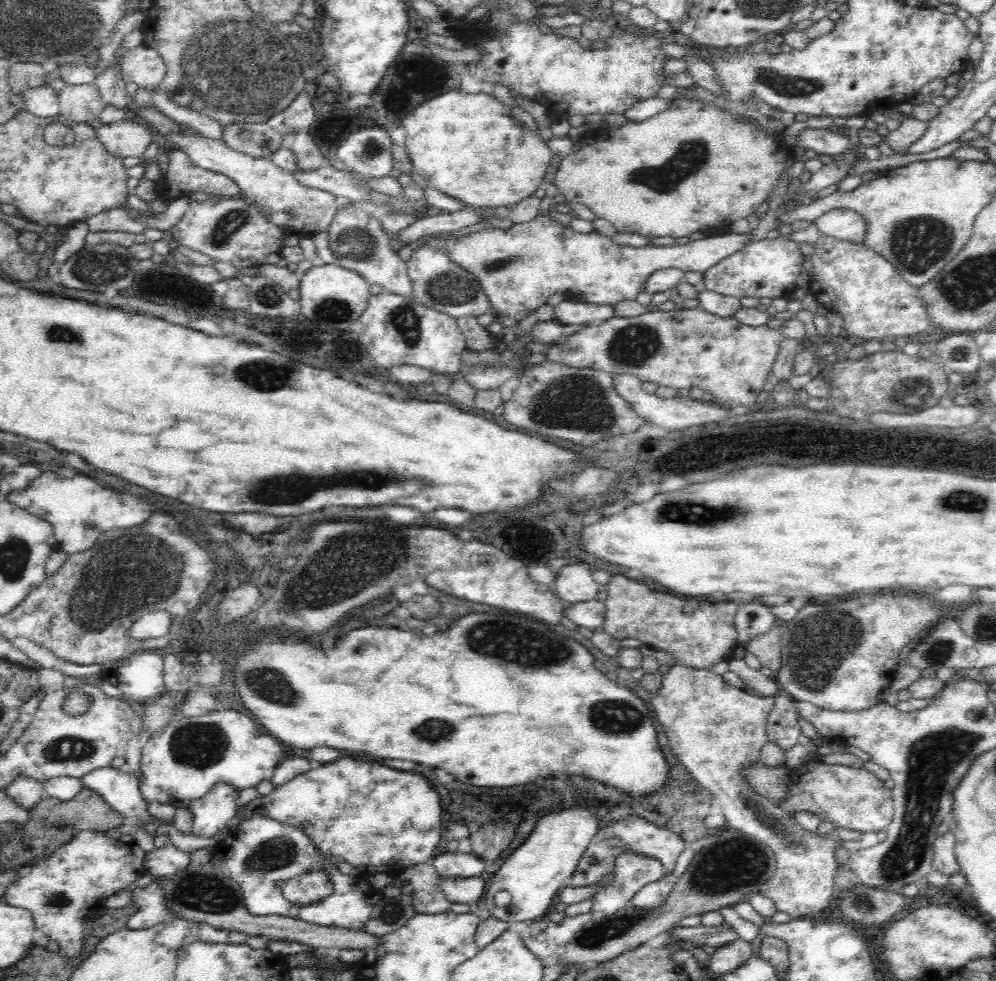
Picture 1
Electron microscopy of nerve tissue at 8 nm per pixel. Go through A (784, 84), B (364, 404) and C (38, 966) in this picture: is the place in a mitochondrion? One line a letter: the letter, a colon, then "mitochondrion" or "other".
A: mitochondrion
B: other
C: other

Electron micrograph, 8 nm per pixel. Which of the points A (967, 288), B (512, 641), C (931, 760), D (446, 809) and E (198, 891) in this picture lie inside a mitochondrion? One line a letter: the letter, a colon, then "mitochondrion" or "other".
A: mitochondrion
B: mitochondrion
C: mitochondrion
D: other
E: mitochondrion

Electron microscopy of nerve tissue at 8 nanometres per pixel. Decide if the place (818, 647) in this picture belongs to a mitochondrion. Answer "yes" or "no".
yes

